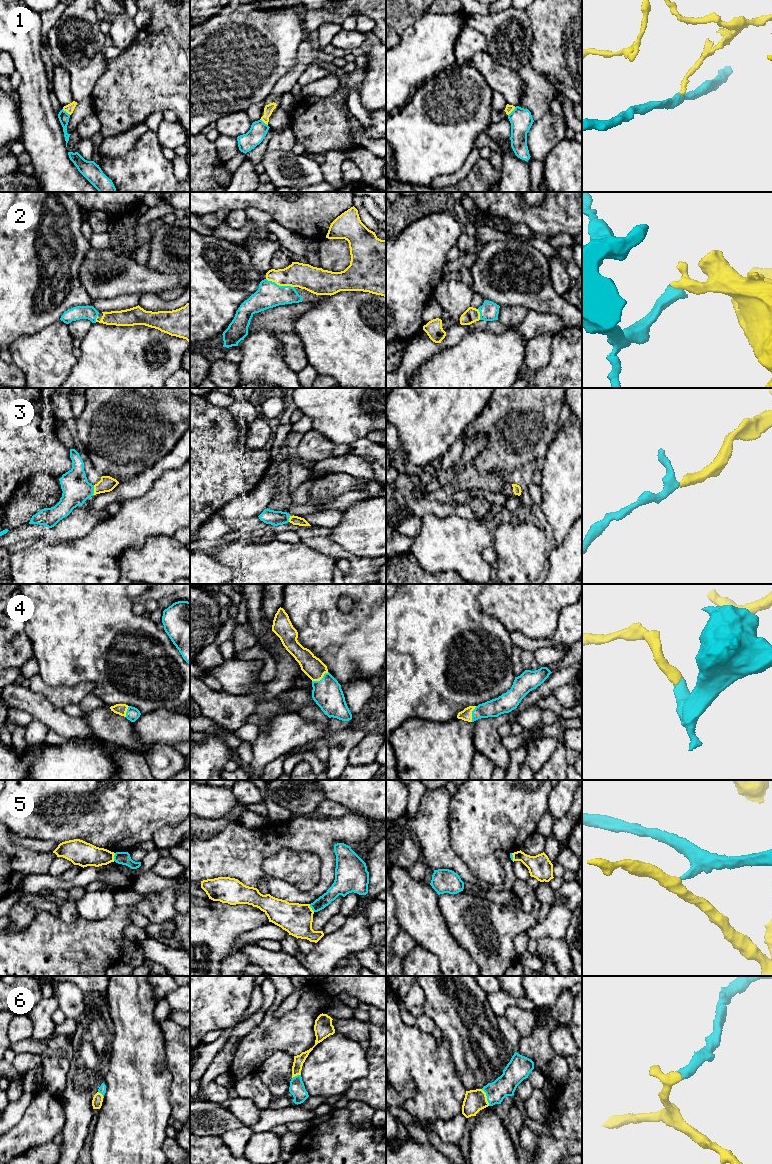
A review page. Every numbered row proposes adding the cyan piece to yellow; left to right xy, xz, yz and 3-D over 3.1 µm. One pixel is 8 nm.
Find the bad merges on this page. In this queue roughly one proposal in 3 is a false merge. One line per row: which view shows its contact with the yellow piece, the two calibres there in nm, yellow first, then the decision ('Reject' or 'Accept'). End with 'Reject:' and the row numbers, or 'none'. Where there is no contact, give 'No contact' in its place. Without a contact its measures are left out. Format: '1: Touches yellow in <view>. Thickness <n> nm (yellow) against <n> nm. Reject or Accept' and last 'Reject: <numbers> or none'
1: Touches yellow in yz. Thickness 60 nm (yellow) against 180 nm. Reject
2: Touches yellow in xz. Thickness 200 nm (yellow) against 200 nm. Accept
3: Touches yellow in xy. Thickness 120 nm (yellow) against 220 nm. Accept
4: Touches yellow in xz. Thickness 170 nm (yellow) against 240 nm. Accept
5: Touches yellow in xy. Thickness 200 nm (yellow) against 100 nm. Reject
6: Touches yellow in yz. Thickness 180 nm (yellow) against 170 nm. Accept
Reject: 1, 5

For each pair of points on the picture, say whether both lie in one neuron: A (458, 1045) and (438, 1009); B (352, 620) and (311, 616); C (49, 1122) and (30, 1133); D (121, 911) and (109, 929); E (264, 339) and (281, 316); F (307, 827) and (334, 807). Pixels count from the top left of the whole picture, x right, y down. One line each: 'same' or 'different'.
A: same
B: same
C: same
D: same
E: different
F: different

